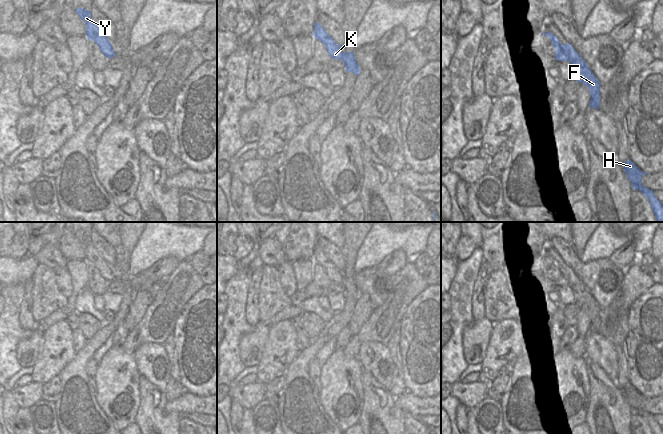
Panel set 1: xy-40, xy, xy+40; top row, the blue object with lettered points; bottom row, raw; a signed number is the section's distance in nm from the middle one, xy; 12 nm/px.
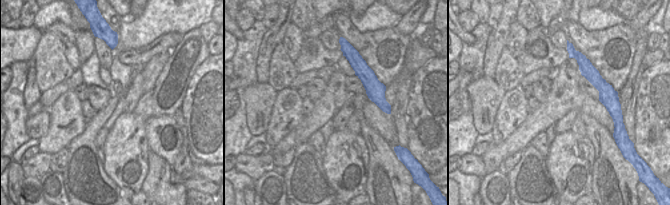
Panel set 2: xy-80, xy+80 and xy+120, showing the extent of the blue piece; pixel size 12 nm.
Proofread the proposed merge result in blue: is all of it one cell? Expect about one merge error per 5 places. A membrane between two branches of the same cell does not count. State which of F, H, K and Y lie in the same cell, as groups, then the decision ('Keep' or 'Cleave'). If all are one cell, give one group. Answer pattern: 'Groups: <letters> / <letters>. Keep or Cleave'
Groups: F H K Y. Keep.

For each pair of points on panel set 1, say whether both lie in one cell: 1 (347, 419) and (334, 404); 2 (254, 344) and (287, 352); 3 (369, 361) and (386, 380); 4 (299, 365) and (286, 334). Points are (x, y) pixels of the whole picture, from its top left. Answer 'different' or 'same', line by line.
1: same
2: different
3: same
4: different

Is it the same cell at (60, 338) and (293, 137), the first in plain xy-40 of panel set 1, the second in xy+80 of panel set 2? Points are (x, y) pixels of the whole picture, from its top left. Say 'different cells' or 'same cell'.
different cells

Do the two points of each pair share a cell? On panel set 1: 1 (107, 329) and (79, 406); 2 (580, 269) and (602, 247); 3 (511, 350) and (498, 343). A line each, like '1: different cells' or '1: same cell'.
1: same cell
2: different cells
3: same cell

